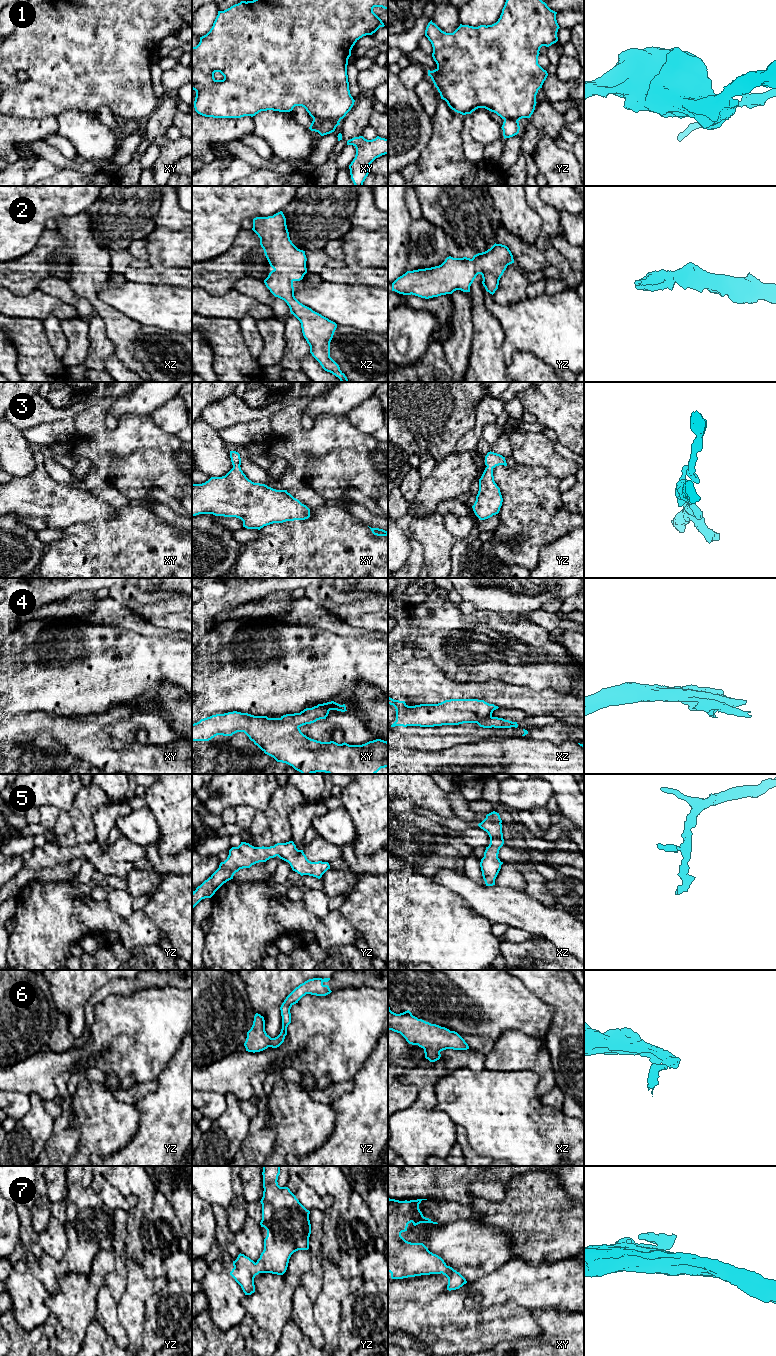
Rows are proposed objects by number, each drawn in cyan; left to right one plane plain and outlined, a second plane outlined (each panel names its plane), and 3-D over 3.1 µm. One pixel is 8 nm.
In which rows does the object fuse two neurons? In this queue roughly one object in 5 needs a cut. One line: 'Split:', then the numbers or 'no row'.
Split: 1, 4

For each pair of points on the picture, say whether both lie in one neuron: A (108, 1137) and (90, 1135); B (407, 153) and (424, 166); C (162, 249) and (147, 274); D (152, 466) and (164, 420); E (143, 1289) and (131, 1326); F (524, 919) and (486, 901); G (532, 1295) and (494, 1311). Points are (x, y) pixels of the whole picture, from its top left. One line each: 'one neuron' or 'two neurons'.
A: one neuron
B: two neurons
C: two neurons
D: two neurons
E: one neuron
F: one neuron
G: two neurons

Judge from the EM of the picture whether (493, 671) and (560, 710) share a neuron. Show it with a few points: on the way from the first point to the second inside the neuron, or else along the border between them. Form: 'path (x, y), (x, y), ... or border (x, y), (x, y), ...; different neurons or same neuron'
border (494, 679), (540, 690); different neurons

